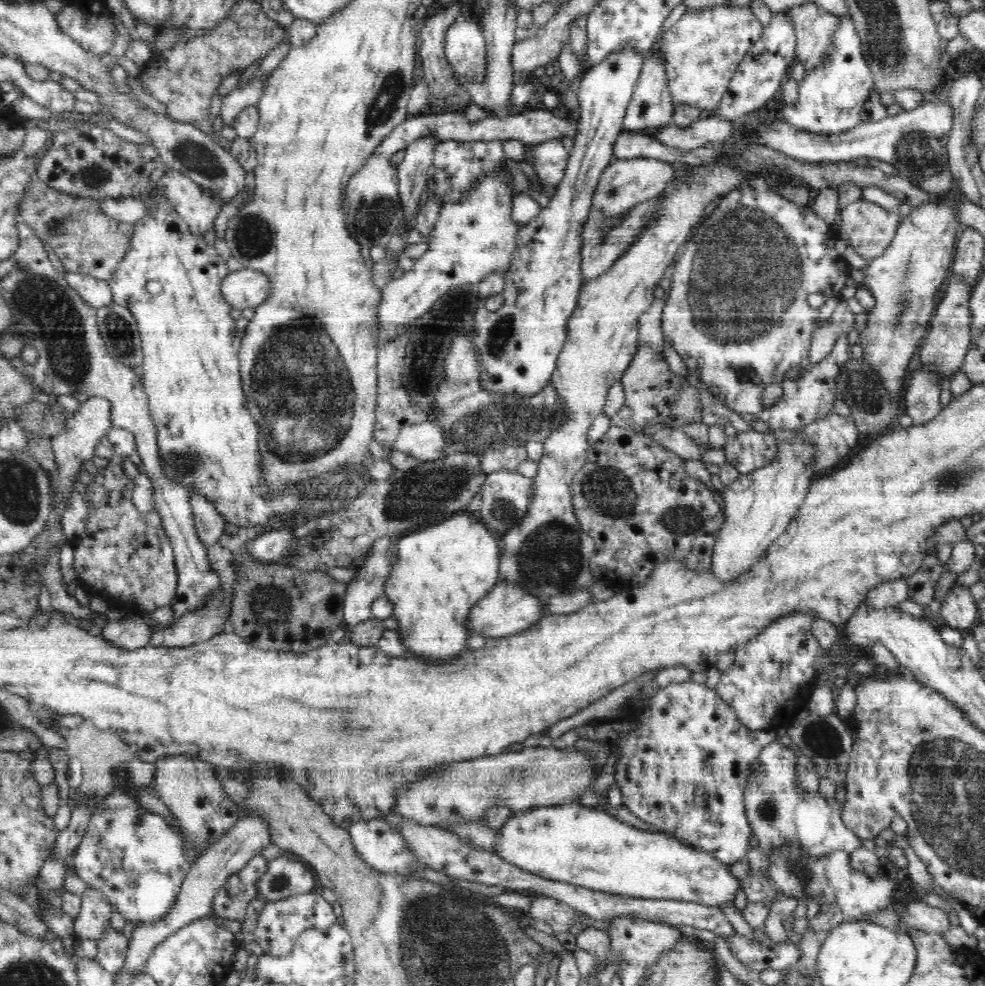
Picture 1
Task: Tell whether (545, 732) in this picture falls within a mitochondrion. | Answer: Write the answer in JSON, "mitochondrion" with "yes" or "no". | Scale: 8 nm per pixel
{"mitochondrion":"no"}

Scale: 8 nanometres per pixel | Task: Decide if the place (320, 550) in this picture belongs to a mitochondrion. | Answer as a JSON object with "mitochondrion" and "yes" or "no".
{"mitochondrion":"no"}

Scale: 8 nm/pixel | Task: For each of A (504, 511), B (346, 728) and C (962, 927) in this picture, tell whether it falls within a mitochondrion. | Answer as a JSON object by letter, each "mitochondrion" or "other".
{"A":"mitochondrion","B":"mitochondrion","C":"other"}

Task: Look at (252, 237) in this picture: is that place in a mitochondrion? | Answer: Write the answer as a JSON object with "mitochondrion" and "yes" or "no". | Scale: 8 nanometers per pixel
{"mitochondrion":"yes"}

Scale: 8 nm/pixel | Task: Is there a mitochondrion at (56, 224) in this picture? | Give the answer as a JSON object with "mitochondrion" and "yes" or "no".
{"mitochondrion":"yes"}

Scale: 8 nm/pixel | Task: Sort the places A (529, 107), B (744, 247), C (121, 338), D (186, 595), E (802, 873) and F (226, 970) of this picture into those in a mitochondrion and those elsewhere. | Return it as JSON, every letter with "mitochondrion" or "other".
{"A":"other","B":"mitochondrion","C":"mitochondrion","D":"other","E":"mitochondrion","F":"other"}

